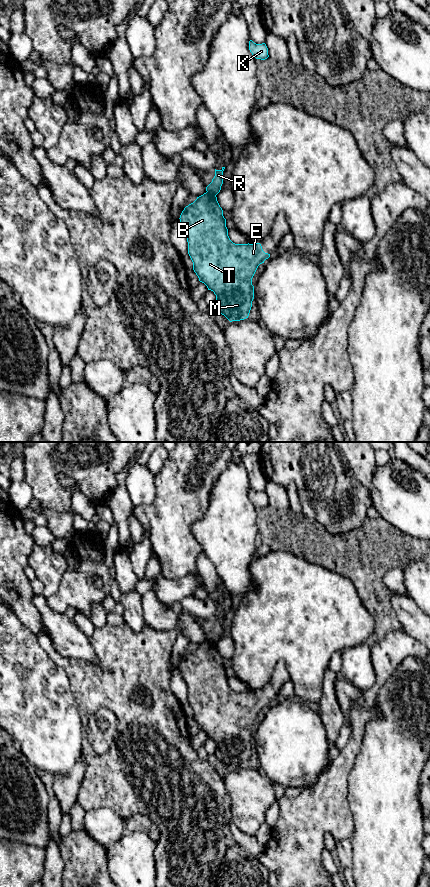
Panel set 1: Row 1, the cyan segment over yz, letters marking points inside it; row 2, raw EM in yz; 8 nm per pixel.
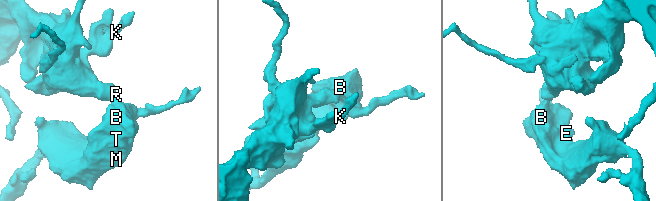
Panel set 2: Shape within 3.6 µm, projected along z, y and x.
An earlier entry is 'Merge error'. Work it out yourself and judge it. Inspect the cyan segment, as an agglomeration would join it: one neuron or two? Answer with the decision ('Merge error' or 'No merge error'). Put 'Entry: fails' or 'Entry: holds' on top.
Entry: holds
Merge error

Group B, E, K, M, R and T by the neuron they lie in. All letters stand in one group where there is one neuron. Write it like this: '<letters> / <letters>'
B E M T / K R

